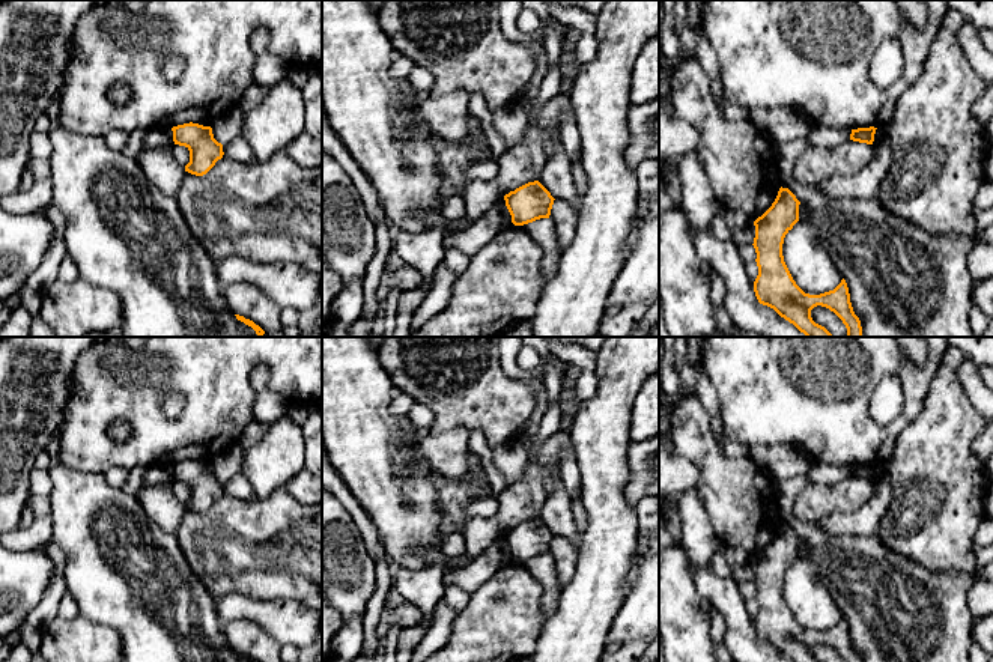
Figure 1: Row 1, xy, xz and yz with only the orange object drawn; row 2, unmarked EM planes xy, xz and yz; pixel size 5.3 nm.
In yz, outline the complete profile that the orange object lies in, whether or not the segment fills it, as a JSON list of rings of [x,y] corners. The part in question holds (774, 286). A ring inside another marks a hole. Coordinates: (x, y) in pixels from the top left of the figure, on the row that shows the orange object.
[[[779,188],[772,206],[754,221],[758,275],[754,292],[760,304],[773,308],[806,337],[834,337],[815,323],[811,310],[817,305],[834,311],[846,325],[847,337],[862,337],[859,317],[855,314],[846,280],[820,295],[805,293],[793,280],[782,256],[785,235],[799,221],[800,202],[788,188]]]

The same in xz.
[[[528,182],[504,196],[515,226],[549,218],[554,205],[551,193],[539,182]]]

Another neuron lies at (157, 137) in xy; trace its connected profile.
[[[152,128],[146,131],[144,144],[147,149],[170,147],[175,144],[172,128]]]

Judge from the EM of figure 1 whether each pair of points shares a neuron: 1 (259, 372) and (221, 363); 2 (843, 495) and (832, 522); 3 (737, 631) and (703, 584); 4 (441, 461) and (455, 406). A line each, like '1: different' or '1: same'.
1: different
2: different
3: same
4: different

